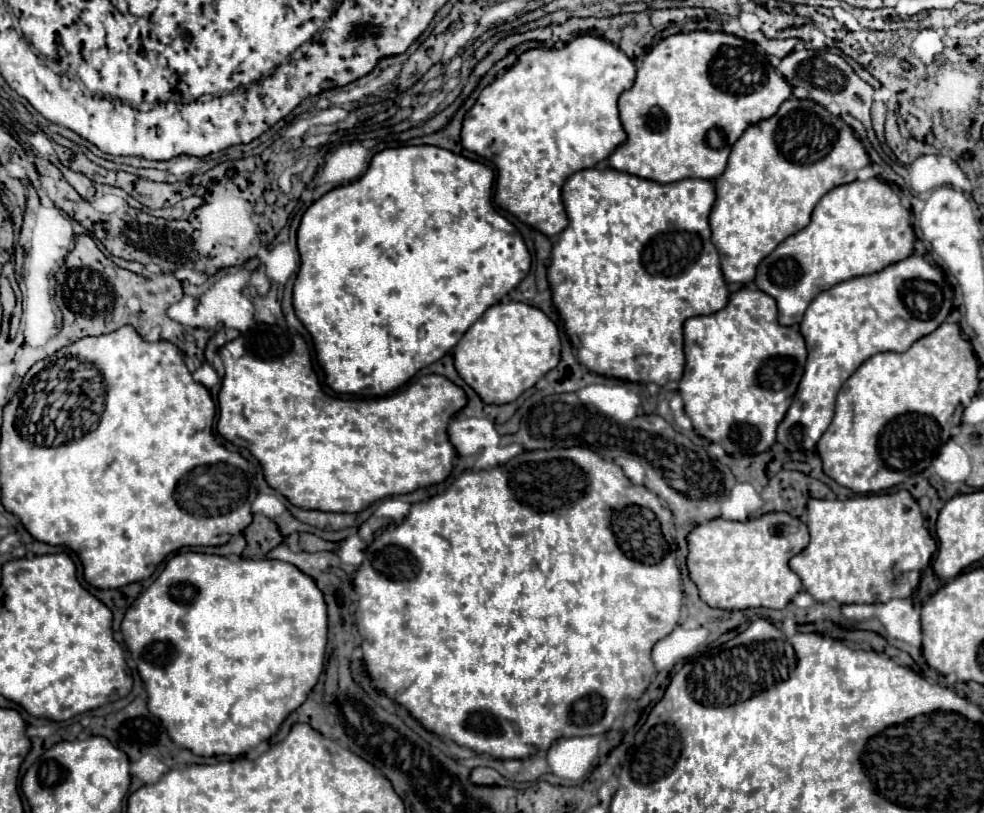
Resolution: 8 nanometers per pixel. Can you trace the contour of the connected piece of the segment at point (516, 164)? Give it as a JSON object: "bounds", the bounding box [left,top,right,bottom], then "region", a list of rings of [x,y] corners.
{"bounds":[461,35,635,237],"region":[[[579,35],[575,37],[571,43],[567,43],[563,49],[555,51],[555,49],[531,49],[527,53],[523,53],[519,57],[519,61],[501,77],[497,77],[489,87],[485,87],[477,99],[477,103],[471,107],[471,111],[465,115],[463,121],[463,131],[461,131],[461,139],[463,139],[463,147],[489,159],[495,167],[497,167],[497,187],[495,187],[495,205],[501,207],[503,211],[515,215],[519,221],[539,229],[541,233],[545,233],[547,237],[555,237],[563,231],[563,227],[567,227],[567,213],[561,201],[561,187],[567,181],[567,177],[571,177],[573,173],[577,173],[579,169],[589,169],[595,167],[599,161],[607,159],[619,145],[625,143],[627,135],[623,131],[623,125],[619,121],[619,109],[617,109],[617,99],[619,95],[629,89],[635,83],[635,63],[613,43],[595,37],[595,35]]]}

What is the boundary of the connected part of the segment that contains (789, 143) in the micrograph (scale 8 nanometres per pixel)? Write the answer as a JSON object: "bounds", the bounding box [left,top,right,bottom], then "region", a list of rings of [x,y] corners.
{"bounds":[709,99,871,283],"region":[[[787,99],[779,111],[751,125],[733,145],[727,169],[715,181],[717,201],[709,215],[709,225],[713,231],[713,245],[721,257],[721,269],[725,281],[731,283],[751,283],[755,279],[759,263],[789,235],[795,235],[809,225],[811,211],[817,201],[837,185],[845,185],[857,179],[857,171],[871,165],[863,143],[855,137],[853,129],[841,119],[831,115],[825,107],[815,101]]]}

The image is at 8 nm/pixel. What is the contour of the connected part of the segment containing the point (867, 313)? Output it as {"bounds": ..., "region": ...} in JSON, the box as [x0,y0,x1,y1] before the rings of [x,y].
{"bounds":[777,255,953,451],"region":[[[911,255],[905,261],[893,263],[879,273],[855,277],[855,279],[835,285],[829,291],[819,293],[807,307],[805,317],[799,325],[801,335],[805,337],[805,343],[807,343],[809,357],[805,363],[803,379],[801,379],[795,399],[791,403],[791,409],[787,411],[785,419],[781,421],[781,425],[777,429],[777,441],[781,445],[785,445],[785,449],[789,449],[789,451],[813,449],[833,421],[835,397],[837,397],[841,385],[855,373],[855,369],[875,353],[907,351],[911,343],[933,333],[947,319],[947,315],[951,313],[951,307],[953,307],[953,289],[947,283],[945,273],[935,263],[931,263],[919,255]]]}

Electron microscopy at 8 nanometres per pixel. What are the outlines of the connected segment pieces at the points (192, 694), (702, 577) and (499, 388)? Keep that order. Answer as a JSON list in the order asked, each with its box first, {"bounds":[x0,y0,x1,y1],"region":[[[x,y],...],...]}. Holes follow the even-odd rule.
[{"bounds":[121,551,327,757],"region":[[[185,551],[185,553],[173,555],[165,563],[165,569],[161,571],[161,575],[151,583],[151,587],[133,601],[133,605],[125,613],[121,631],[123,631],[125,643],[131,649],[131,657],[137,663],[139,675],[143,677],[143,683],[145,683],[145,689],[149,695],[149,699],[147,699],[149,711],[161,719],[169,737],[177,745],[193,751],[195,755],[237,757],[241,753],[247,753],[249,749],[257,747],[259,743],[267,741],[271,735],[275,735],[277,729],[281,727],[281,723],[289,717],[289,713],[295,711],[299,705],[303,705],[309,691],[315,687],[315,683],[323,671],[323,663],[325,663],[327,605],[325,605],[323,593],[319,591],[315,579],[311,579],[309,575],[303,575],[303,571],[299,571],[297,567],[291,567],[291,563],[273,561],[273,559],[259,559],[259,561],[235,559],[235,561],[231,561],[229,557],[221,557],[221,555]],[[187,591],[193,591],[193,595],[187,597]]]},{"bounds":[689,513,809,609],"region":[[[765,513],[757,519],[739,523],[713,519],[697,525],[689,537],[689,575],[699,587],[701,599],[711,607],[783,609],[803,589],[789,561],[809,543],[807,525],[787,513]]]},{"bounds":[455,303,561,403],"region":[[[495,303],[491,305],[479,321],[475,321],[467,335],[457,343],[455,347],[455,369],[465,379],[467,385],[471,385],[479,397],[485,403],[511,403],[515,401],[523,391],[531,389],[543,375],[547,375],[551,369],[557,367],[561,359],[561,341],[559,341],[559,329],[557,325],[537,307],[527,303]]]}]

